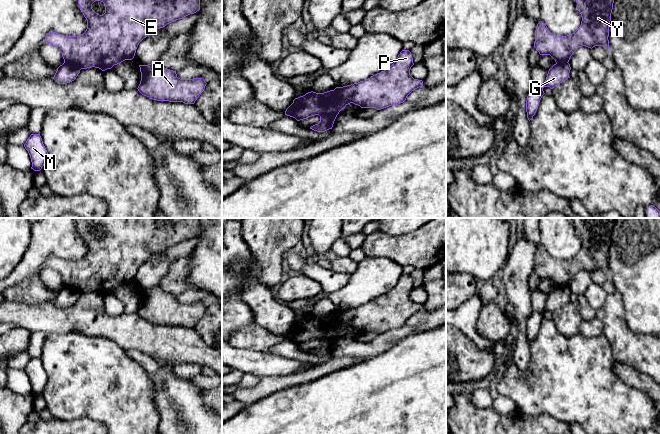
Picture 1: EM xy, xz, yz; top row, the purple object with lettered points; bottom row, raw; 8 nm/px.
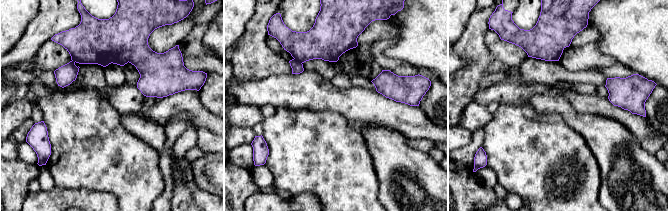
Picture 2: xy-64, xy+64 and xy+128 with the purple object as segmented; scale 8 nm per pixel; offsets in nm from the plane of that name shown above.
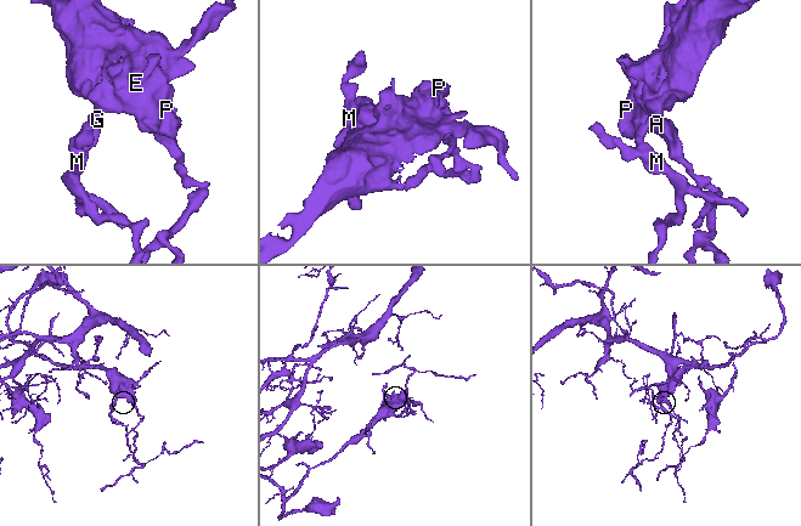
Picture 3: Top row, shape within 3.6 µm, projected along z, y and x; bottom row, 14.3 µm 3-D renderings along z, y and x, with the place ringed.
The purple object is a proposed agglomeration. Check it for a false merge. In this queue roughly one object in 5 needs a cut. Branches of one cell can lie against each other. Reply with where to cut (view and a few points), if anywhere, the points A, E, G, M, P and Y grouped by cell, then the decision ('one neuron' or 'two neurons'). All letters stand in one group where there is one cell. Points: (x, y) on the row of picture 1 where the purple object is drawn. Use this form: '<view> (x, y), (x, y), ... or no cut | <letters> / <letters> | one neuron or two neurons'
xy (64, 61), (80, 69) | A E P Y / G M | two neurons

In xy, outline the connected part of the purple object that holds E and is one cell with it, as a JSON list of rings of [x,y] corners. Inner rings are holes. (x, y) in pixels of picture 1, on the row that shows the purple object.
[[[78,0],[80,10],[87,20],[86,31],[78,36],[65,36],[56,32],[49,32],[44,42],[56,47],[61,53],[64,62],[79,67],[80,69],[99,68],[102,71],[111,69],[125,60],[132,60],[139,43],[153,30],[163,28],[167,24],[182,19],[200,10],[200,0]],[[95,1],[101,1],[105,5],[105,13],[97,14],[92,9]]]

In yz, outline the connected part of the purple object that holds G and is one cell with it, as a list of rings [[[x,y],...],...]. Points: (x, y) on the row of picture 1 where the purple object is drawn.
[[[556,63],[548,71],[545,84],[543,87],[534,87],[533,90],[528,94],[526,100],[526,112],[527,118],[530,121],[535,115],[540,100],[545,94],[543,91],[544,87],[550,87],[553,89],[558,84],[564,82],[569,77],[571,67],[569,63]]]

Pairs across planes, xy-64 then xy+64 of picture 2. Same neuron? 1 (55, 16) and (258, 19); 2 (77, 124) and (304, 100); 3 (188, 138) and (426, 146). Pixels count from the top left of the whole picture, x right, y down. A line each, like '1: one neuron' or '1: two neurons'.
1: two neurons
2: two neurons
3: one neuron

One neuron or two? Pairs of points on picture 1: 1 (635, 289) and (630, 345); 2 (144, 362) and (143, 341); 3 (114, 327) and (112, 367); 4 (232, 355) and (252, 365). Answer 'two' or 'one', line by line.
1: two
2: two
3: two
4: one

